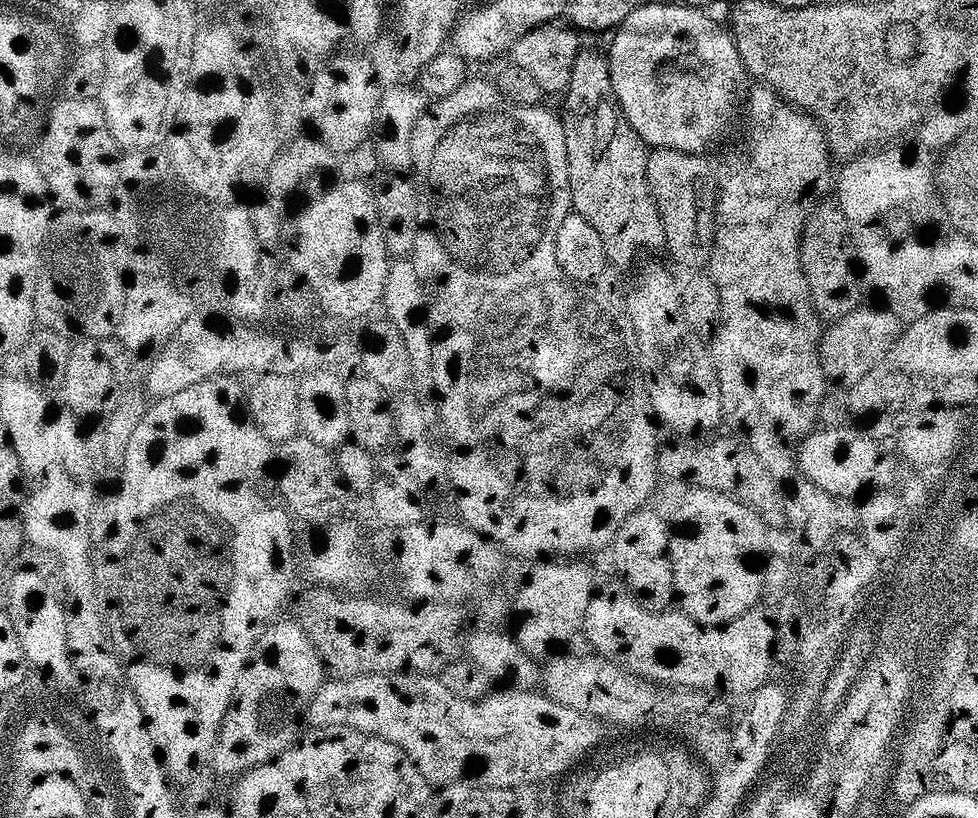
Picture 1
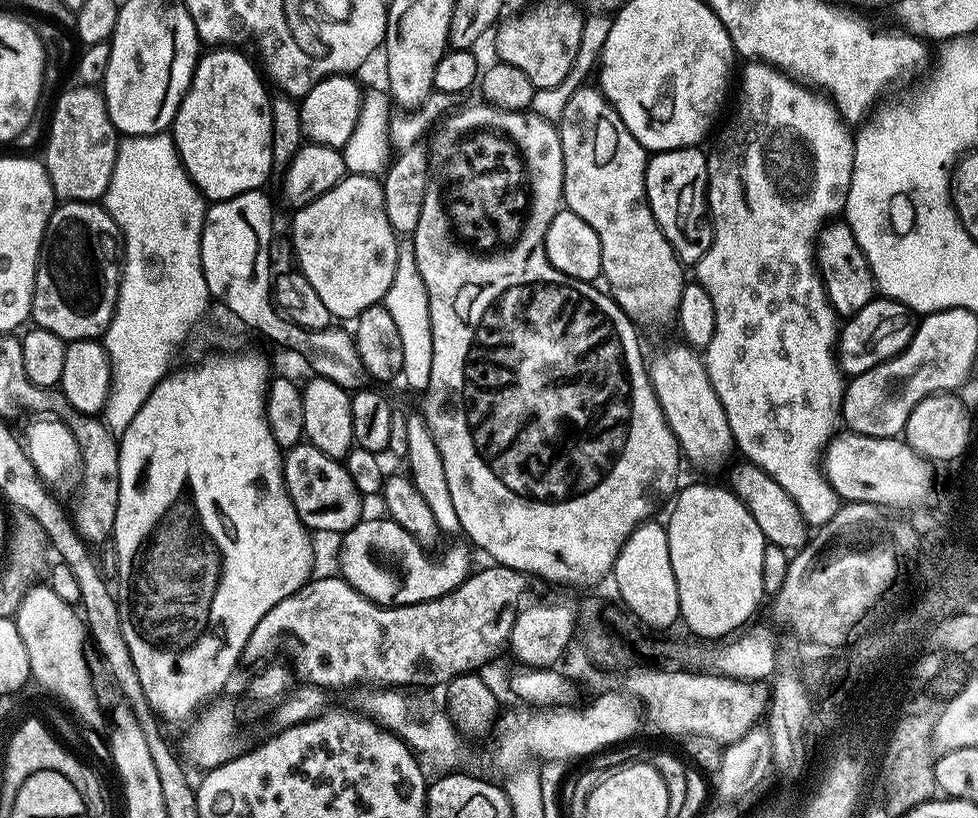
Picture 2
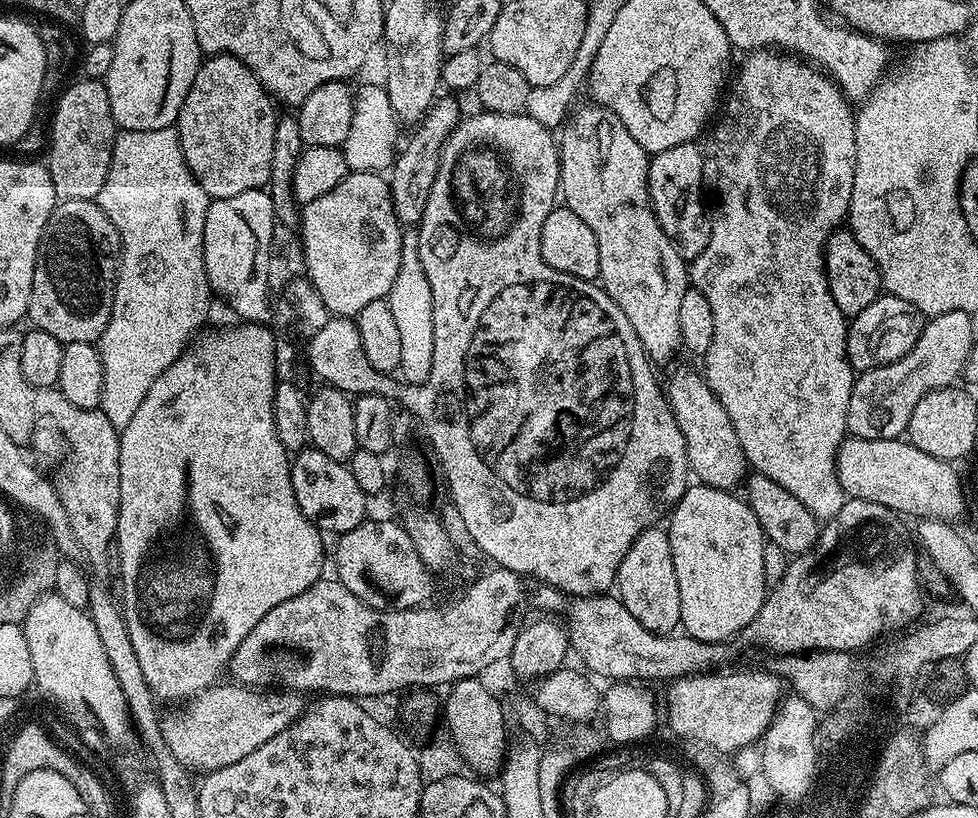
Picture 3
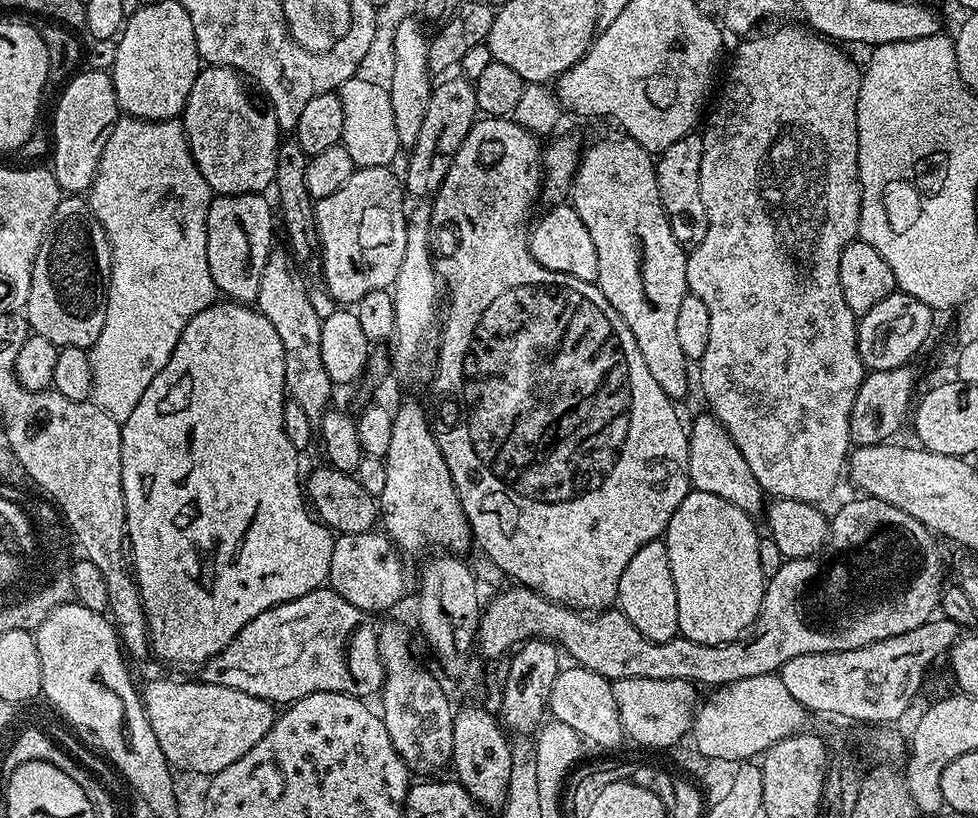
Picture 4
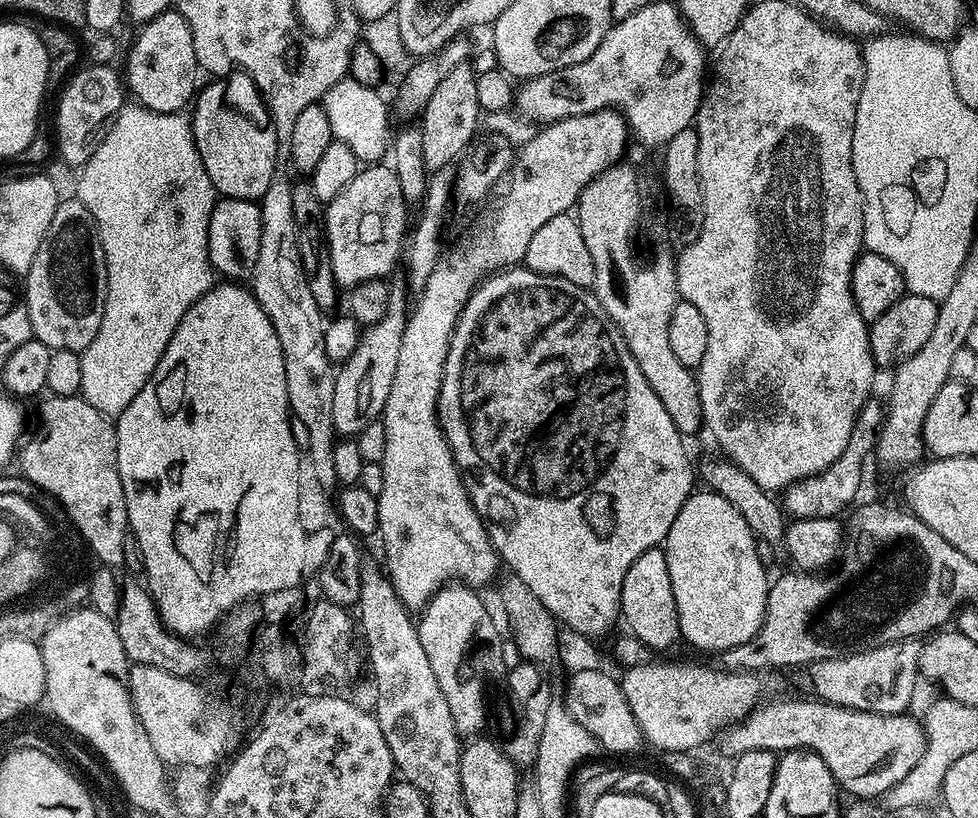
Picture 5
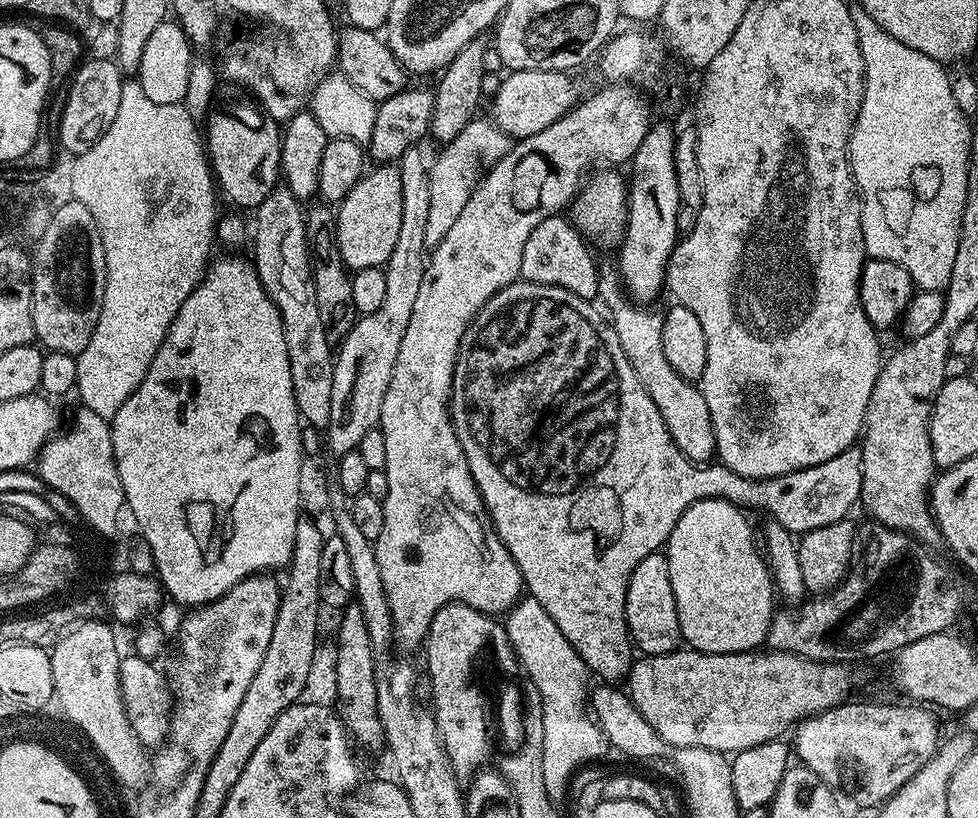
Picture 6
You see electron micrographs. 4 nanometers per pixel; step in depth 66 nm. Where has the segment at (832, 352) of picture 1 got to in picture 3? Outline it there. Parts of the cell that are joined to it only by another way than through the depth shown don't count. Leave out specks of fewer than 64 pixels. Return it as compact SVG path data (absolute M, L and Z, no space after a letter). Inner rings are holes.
M881 294L862 314L851 317L848 325L848 341L846 350L848 360L857 373L865 372L878 366L886 366L898 358L902 358L918 342L922 334L926 317L910 302L897 296Z

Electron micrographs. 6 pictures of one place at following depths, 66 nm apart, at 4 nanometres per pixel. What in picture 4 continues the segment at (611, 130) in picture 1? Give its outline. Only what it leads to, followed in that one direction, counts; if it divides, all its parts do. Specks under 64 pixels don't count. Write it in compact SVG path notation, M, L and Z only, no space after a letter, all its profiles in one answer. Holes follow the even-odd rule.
M616 132L583 149L582 159L576 166L576 176L572 180L570 203L576 209L578 218L582 218L594 242L594 251L598 254L596 287L602 290L606 302L618 310L622 322L630 326L630 334L634 334L634 342L638 342L638 350L654 382L662 386L673 402L680 402L688 392L690 368L690 361L682 354L682 346L678 342L678 310L682 307L682 298L689 295L686 282L688 252L674 238L668 216L660 205L653 157L641 144L634 142L634 138Z

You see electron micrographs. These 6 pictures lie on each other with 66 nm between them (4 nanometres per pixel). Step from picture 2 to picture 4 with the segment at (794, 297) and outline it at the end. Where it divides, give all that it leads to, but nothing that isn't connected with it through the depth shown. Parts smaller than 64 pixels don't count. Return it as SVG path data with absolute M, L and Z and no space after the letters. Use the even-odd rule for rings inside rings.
M788 24L788 25L786 25L786 26L785 26L785 28L776 28L776 29L774 29L774 30L773 30L773 32L764 32L764 33L762 33L762 34L761 34L761 36L756 36L756 35L757 35L757 34L752 34L752 35L749 35L749 36L748 36L748 37L747 37L747 38L744 38L744 39L741 39L741 40L740 40L740 41L739 41L739 43L740 43L740 45L738 45L738 46L737 46L737 48L736 48L736 53L734 53L734 54L733 54L733 56L732 56L732 65L730 65L730 66L729 66L729 68L728 68L728 77L726 77L726 78L725 78L725 80L724 80L724 89L722 89L722 90L721 90L721 92L720 92L720 97L718 97L718 96L719 96L719 92L718 92L718 95L717 95L717 96L716 96L716 97L715 97L715 100L716 100L716 99L717 99L717 100L716 100L716 109L714 109L714 110L713 110L713 112L712 112L712 113L710 113L710 112L711 112L711 111L709 111L709 112L708 112L708 113L707 113L707 116L708 116L708 115L709 115L709 116L708 116L708 129L706 129L706 130L704 130L704 129L703 129L703 132L702 132L702 135L703 135L703 138L704 138L704 145L703 145L703 146L702 146L702 170L701 170L701 171L700 171L700 193L701 193L701 194L702 194L702 206L703 206L703 207L704 207L704 209L705 209L705 210L706 210L706 218L707 218L707 219L708 219L708 229L707 229L707 230L706 230L706 238L705 238L705 239L704 239L704 241L703 241L703 242L702 242L702 243L700 243L700 245L698 245L698 247L697 247L697 248L694 248L694 249L691 249L691 251L689 251L689 252L688 252L688 261L687 261L687 262L686 262L686 282L687 282L687 283L688 283L688 291L689 291L689 293L691 293L691 295L694 295L694 296L697 296L697 297L698 297L698 298L702 298L702 302L706 302L706 310L710 310L710 342L706 342L706 354L705 354L705 355L704 355L704 357L703 357L703 358L701 358L701 360L699 360L699 362L698 362L698 368L700 368L700 388L701 388L701 390L702 390L702 391L704 391L704 396L705 396L705 398L706 398L706 399L708 399L708 404L709 404L709 406L710 406L710 407L712 407L712 408L709 408L709 409L710 409L710 412L711 412L711 415L713 415L713 416L715 416L715 417L716 417L716 420L717 420L717 422L718 422L718 423L719 423L719 424L720 424L720 425L722 425L722 427L724 427L724 429L725 429L725 430L726 430L726 431L728 431L728 433L729 433L729 434L730 434L730 438L734 438L734 446L738 446L738 450L742 450L742 458L746 458L746 462L747 462L747 464L749 464L749 466L750 466L750 471L752 471L752 472L753 472L753 474L754 474L754 478L758 478L758 482L759 482L759 483L760 483L760 484L761 484L761 485L762 485L762 487L763 487L763 488L764 488L764 491L765 491L765 493L767 493L767 495L768 495L768 496L769 496L769 497L772 497L772 498L779 498L779 499L782 499L782 500L801 500L801 501L802 501L802 502L806 502L806 503L807 503L807 504L814 504L814 505L817 505L817 506L820 506L820 505L823 505L823 503L822 503L822 502L823 502L823 500L824 500L824 499L826 499L826 498L827 498L827 496L828 496L828 495L830 495L830 494L831 494L831 492L832 492L832 491L834 491L834 490L835 490L835 488L836 488L836 483L838 483L838 482L839 482L839 480L840 480L840 476L841 476L841 480L842 480L842 473L843 473L843 472L844 472L844 471L845 471L845 468L846 468L846 461L847 461L847 459L848 459L848 457L849 457L849 455L850 455L850 445L851 445L851 444L852 444L852 443L853 443L853 439L852 439L852 431L851 431L851 430L850 430L850 410L854 410L854 398L858 398L858 390L859 390L859 389L860 389L860 387L861 387L861 386L862 386L862 382L863 382L863 381L864 381L864 378L865 378L865 375L866 375L866 369L865 369L865 366L864 366L864 363L863 363L863 362L862 362L862 358L861 358L861 357L860 357L860 355L859 355L859 354L858 354L858 350L857 350L857 349L856 349L856 325L857 325L857 323L858 323L858 318L857 318L857 316L855 316L855 315L854 315L854 314L853 314L853 313L852 313L852 311L851 311L851 310L850 310L850 306L846 306L846 298L842 298L842 282L841 282L841 281L840 281L840 279L839 279L839 278L838 278L838 262L839 262L839 261L840 261L840 259L841 259L841 258L842 258L842 250L846 250L846 246L847 246L847 245L848 245L848 244L851 244L851 243L852 243L852 241L853 241L853 240L855 240L855 239L857 239L857 236L858 236L858 233L859 233L859 231L860 231L860 171L859 171L859 170L858 170L858 94L859 94L859 93L860 93L860 82L861 82L861 79L862 79L862 68L861 68L861 65L859 65L859 66L858 66L858 65L856 65L856 64L855 64L855 62L854 62L854 61L852 61L852 60L851 60L851 58L850 58L850 57L848 57L848 56L847 56L847 54L846 54L846 53L844 53L844 52L843 52L843 50L844 50L844 51L845 51L845 49L844 49L844 48L843 48L843 47L840 47L840 46L837 46L837 45L836 45L836 44L835 44L835 43L833 43L833 41L831 41L831 40L829 40L829 39L827 39L827 38L825 38L825 37L823 37L823 36L821 36L821 35L819 35L819 34L817 34L817 33L815 33L815 32L813 32L813 31L811 31L811 30L809 30L809 29L808 29L808 28L807 28L807 27L804 27L804 26L801 26L801 28L795 28L795 26L794 26L794 25L792 25L792 24Z

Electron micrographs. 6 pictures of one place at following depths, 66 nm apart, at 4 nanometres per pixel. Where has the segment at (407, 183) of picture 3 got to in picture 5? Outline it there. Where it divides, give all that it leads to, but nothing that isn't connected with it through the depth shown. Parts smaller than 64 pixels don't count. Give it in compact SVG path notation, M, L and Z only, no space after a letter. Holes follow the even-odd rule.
M471 63L454 66L450 75L444 81L438 82L434 94L430 94L430 102L426 102L418 120L418 127L422 132L422 158L429 173L433 174L455 165L477 135L476 124L478 128L482 120L477 75Z

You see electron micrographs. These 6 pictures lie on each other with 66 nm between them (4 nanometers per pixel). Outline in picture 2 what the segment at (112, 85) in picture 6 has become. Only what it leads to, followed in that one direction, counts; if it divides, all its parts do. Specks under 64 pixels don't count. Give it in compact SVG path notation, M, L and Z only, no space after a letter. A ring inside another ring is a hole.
M72 86L69 92L62 93L56 100L48 132L46 128L42 153L44 168L48 171L57 197L61 201L99 201L108 190L116 161L117 143L118 133L110 122L104 94L99 87Z

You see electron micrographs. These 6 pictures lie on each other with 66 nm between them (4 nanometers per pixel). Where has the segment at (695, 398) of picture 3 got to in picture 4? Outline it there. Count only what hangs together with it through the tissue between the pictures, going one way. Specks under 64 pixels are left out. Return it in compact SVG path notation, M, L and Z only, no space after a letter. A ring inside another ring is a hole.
M705 414L690 424L688 438L688 482L697 492L714 494L742 510L747 516L756 518L766 508L766 493L758 478L750 471L742 450L734 446L734 438L720 425L716 417Z

